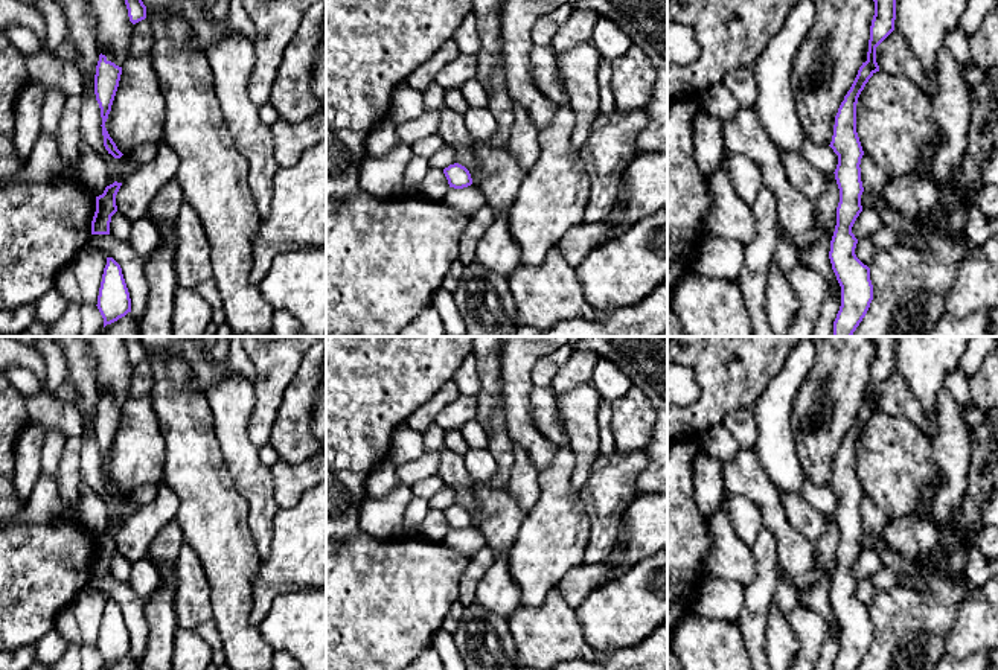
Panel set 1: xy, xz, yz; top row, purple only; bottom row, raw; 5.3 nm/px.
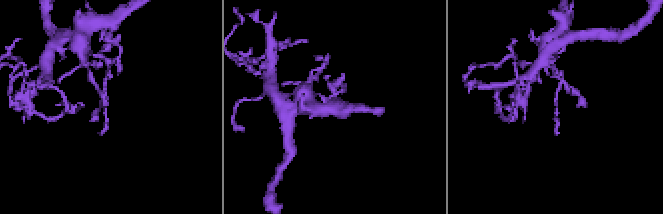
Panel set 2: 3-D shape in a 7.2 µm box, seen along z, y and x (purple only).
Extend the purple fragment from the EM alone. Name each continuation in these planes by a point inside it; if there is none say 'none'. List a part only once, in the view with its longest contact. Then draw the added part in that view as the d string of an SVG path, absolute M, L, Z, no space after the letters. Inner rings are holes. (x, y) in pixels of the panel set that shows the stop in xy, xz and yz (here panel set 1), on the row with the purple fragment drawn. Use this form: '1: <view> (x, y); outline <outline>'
none

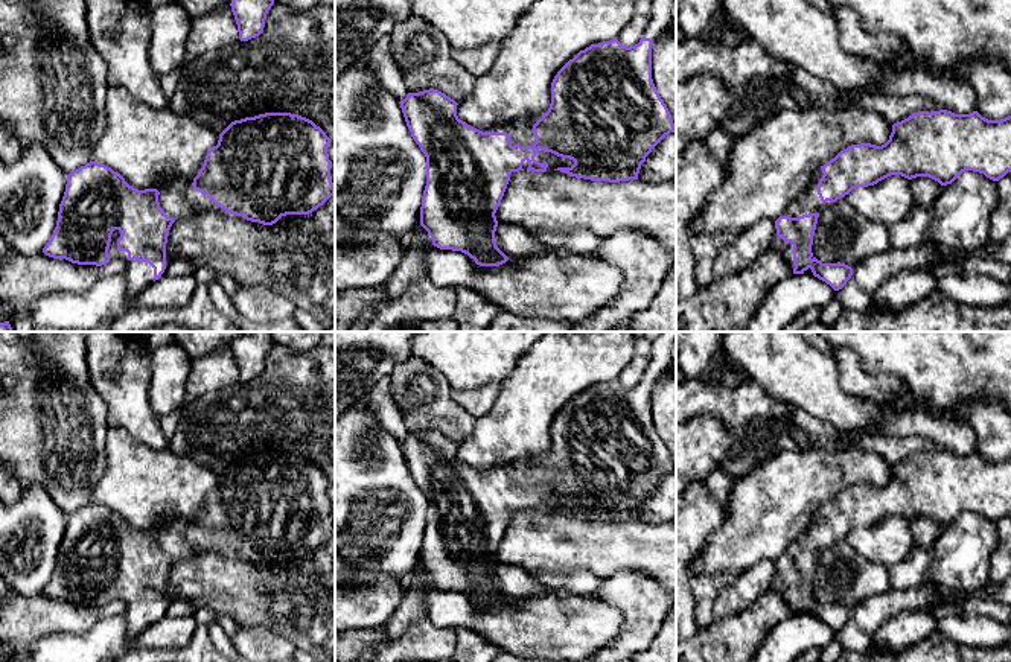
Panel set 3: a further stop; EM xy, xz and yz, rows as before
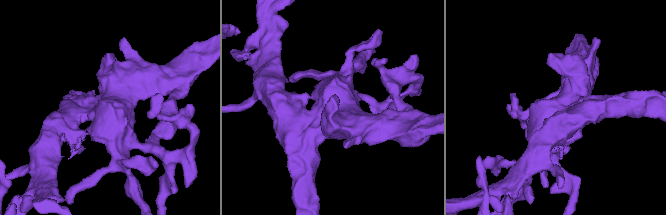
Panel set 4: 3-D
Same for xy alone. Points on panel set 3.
1: xy (175, 198); outline M174 175L154 189L160 192L160 207L175 221L186 219L195 213L198 202L193 199L193 186L190 181Z
2: xy (137, 276); outline M119 230L113 231L108 256L110 259L120 259L128 265L123 277L126 280L128 295L134 297L154 282L154 268L148 262L140 263L137 259L128 260L128 253L117 250L117 239L120 237L120 234L122 233Z

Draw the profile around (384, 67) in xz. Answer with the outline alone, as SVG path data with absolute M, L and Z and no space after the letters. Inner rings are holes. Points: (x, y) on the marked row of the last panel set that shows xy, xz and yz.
M376 41L367 53L368 65L385 91L399 102L408 94L402 72L390 55L390 41Z

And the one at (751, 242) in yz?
M767 218L740 231L734 242L720 250L714 263L716 280L749 268L764 251L772 248L775 236L775 221Z

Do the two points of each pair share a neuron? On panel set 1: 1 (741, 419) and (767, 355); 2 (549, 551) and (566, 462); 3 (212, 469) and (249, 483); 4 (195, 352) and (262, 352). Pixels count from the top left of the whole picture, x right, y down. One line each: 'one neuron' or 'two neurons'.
1: two neurons
2: one neuron
3: two neurons
4: two neurons

